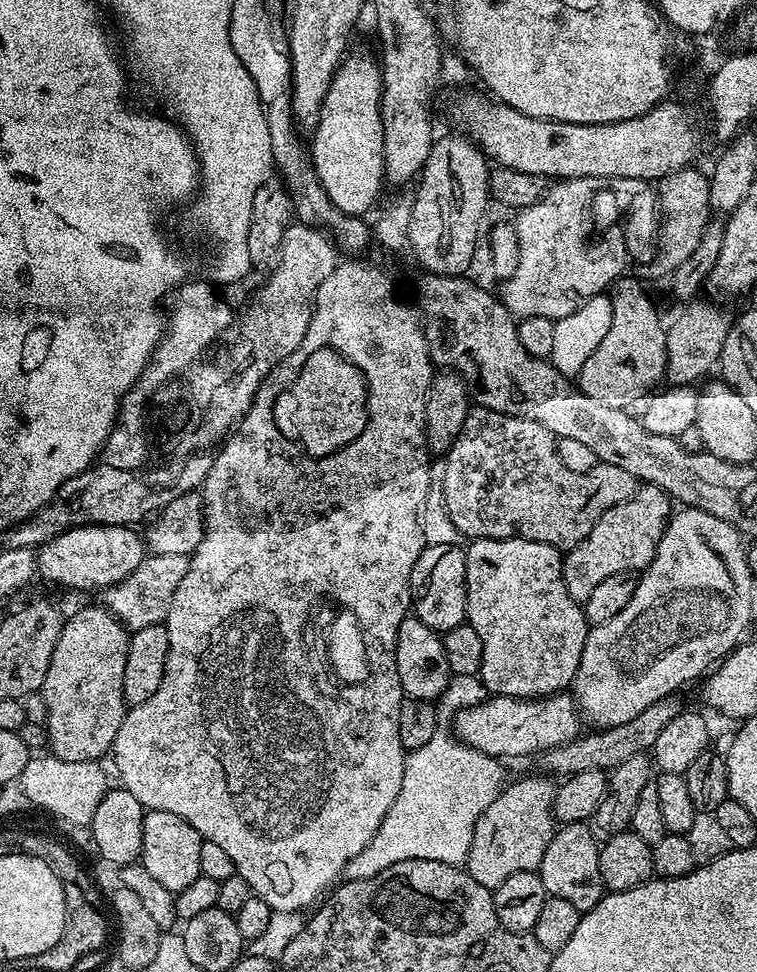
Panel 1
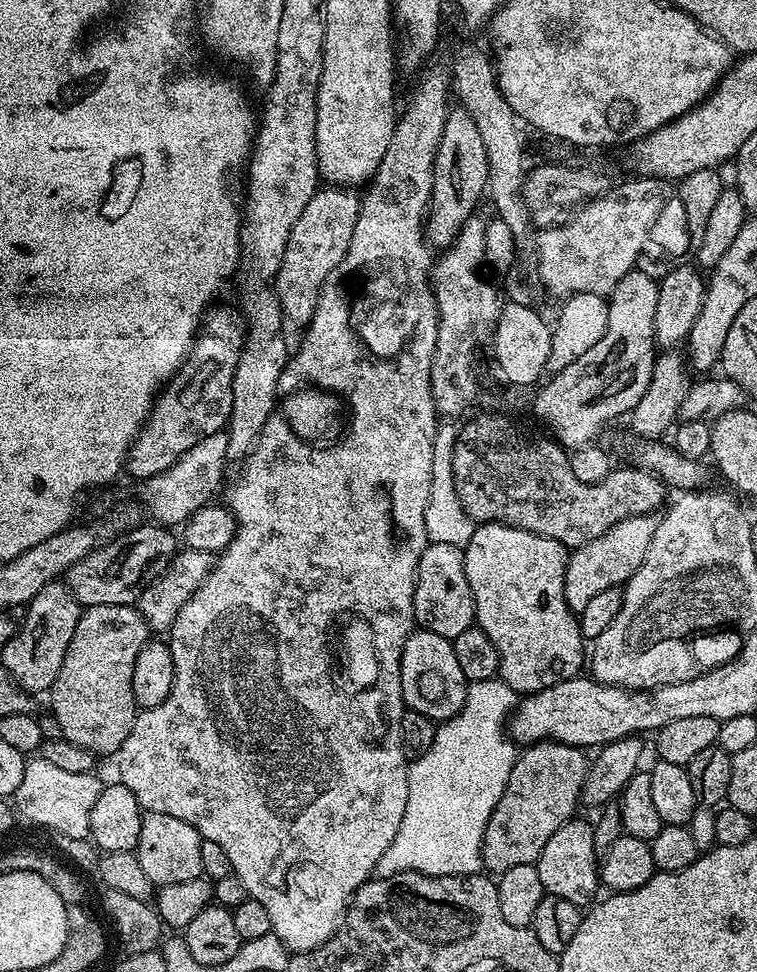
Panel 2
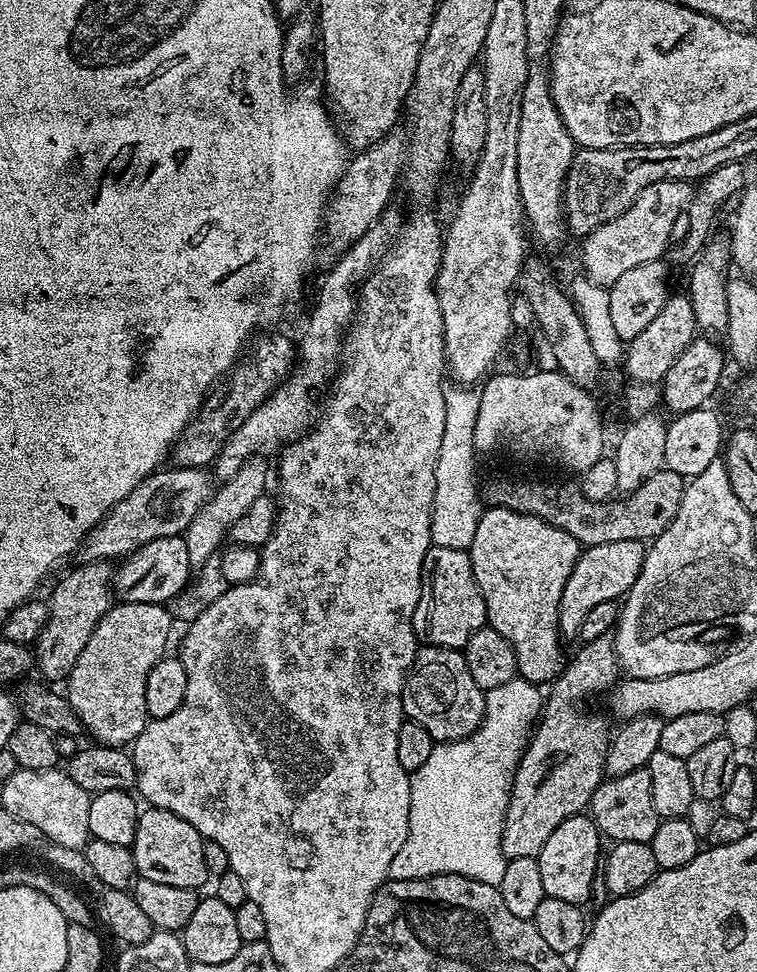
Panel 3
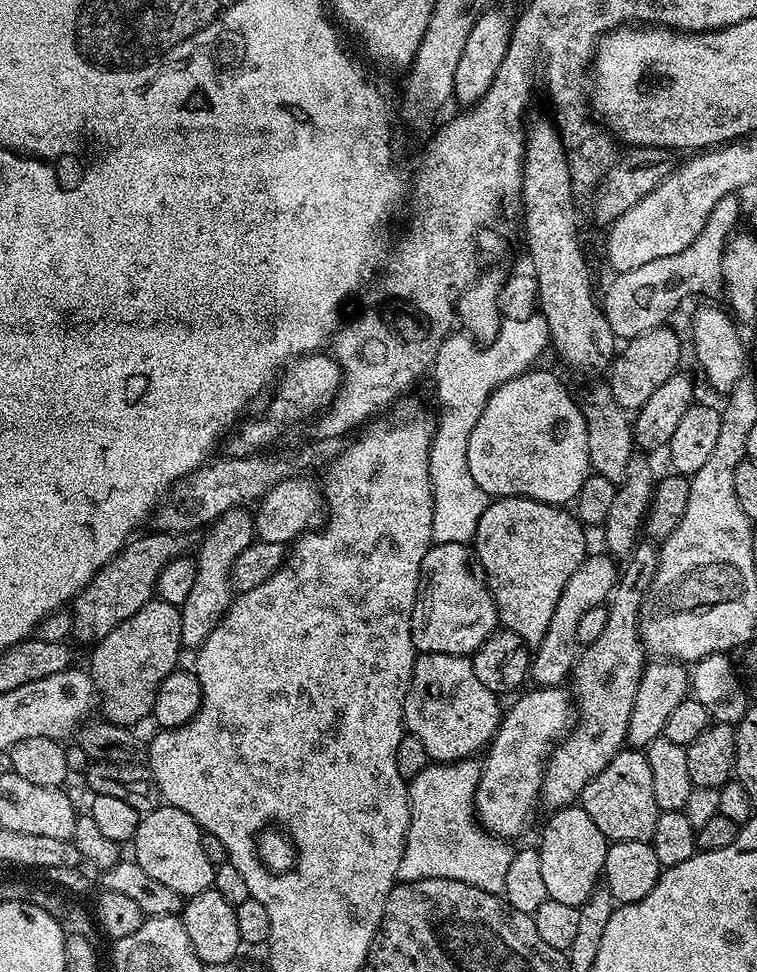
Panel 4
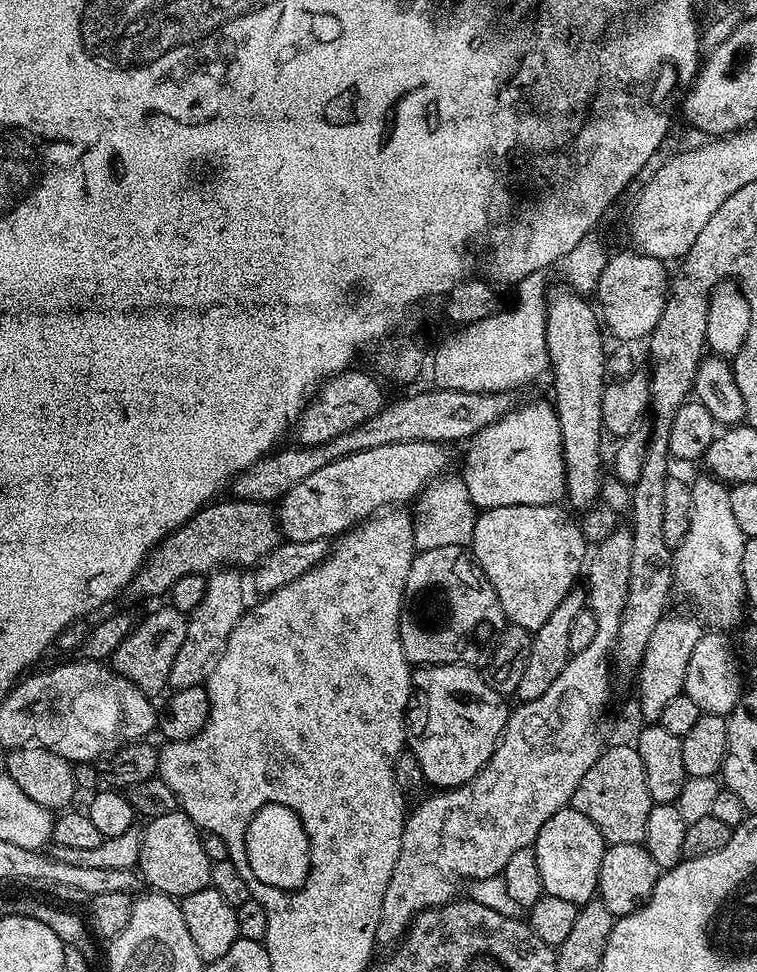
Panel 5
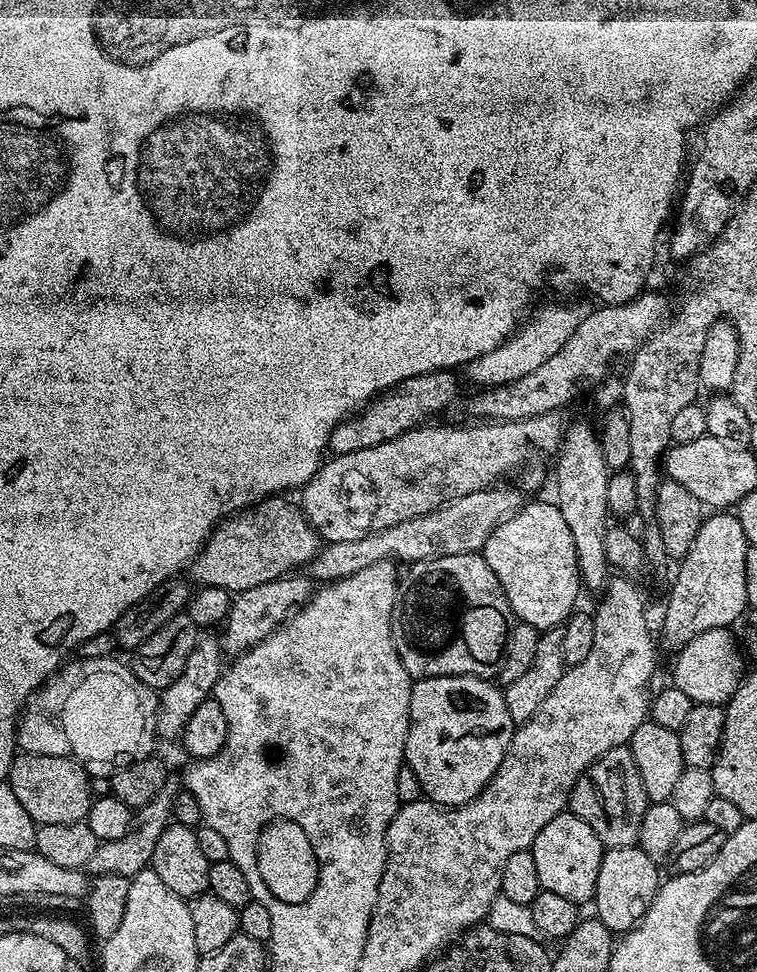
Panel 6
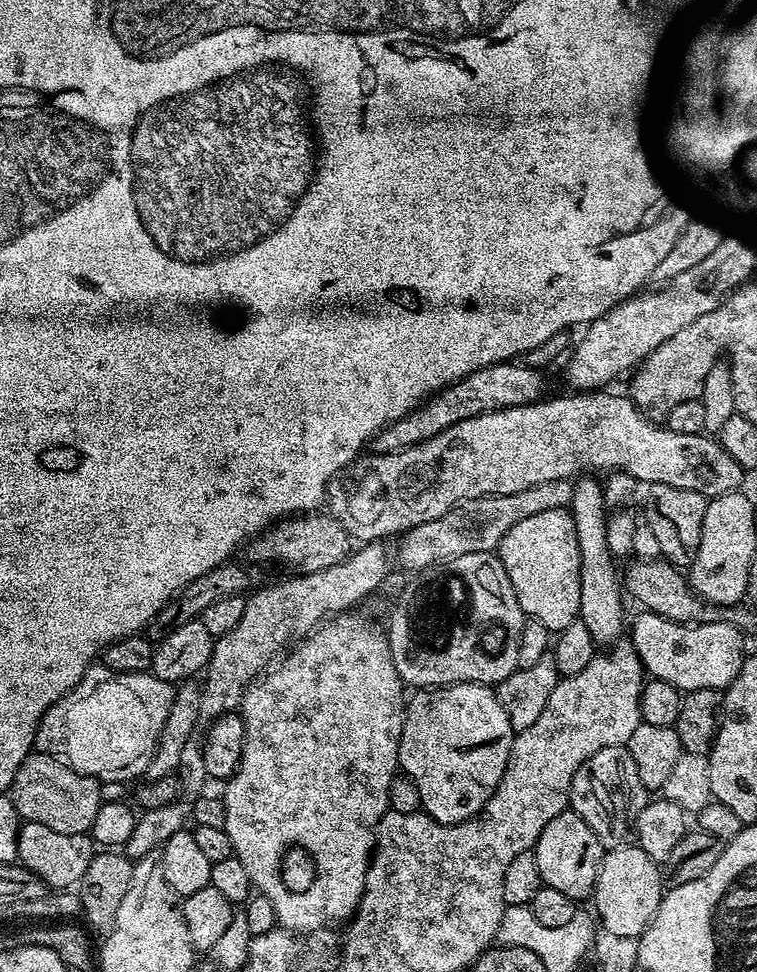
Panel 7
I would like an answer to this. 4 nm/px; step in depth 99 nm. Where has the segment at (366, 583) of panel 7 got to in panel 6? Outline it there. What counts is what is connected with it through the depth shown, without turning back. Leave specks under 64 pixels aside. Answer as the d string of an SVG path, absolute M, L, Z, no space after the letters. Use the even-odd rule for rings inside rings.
M289 574L274 582L262 582L251 590L233 595L232 608L222 625L222 648L229 657L241 656L248 649L262 642L274 629L280 627L297 608L308 603L314 584L307 575Z

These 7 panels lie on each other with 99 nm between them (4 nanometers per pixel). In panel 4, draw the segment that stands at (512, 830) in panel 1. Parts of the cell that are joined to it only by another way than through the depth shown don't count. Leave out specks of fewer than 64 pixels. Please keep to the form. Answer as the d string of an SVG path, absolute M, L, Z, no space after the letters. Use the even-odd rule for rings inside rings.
M640 542L632 549L630 555L623 561L622 571L619 573L616 587L606 601L608 617L602 634L594 638L594 642L587 645L577 655L576 664L572 668L570 677L571 695L574 697L574 708L578 719L558 746L551 749L544 766L544 781L540 784L540 794L543 803L549 804L549 809L566 808L575 805L580 799L582 790L594 777L625 747L630 726L630 710L634 710L634 698L638 695L638 682L644 673L646 653L640 642L640 607L650 590L650 582L660 565L660 553L657 545L652 542Z

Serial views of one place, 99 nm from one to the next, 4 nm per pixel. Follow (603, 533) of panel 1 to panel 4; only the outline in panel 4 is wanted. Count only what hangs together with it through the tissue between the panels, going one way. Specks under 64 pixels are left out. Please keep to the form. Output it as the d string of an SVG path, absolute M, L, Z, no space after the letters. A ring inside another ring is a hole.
M611 555L585 556L582 566L570 574L570 582L562 586L562 595L558 597L558 606L554 606L554 615L550 618L550 626L546 626L546 635L542 642L535 645L530 656L530 680L533 685L542 688L559 688L571 677L572 668L578 655L578 621L593 606L604 604L611 596L618 579L618 564Z

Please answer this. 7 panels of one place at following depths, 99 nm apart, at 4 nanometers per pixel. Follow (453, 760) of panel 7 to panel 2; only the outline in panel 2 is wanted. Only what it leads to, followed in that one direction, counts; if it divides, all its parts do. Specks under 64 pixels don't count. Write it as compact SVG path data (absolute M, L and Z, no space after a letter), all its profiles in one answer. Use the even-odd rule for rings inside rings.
M421 627L409 634L400 659L400 685L405 709L426 714L426 718L437 722L454 718L464 704L469 683L462 674L462 666L458 666L452 641Z

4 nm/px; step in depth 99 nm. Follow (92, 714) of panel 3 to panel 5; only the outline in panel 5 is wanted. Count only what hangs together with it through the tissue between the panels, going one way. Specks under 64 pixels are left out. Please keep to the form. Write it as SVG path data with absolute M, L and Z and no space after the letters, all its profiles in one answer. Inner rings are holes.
M171 606L152 612L144 621L137 623L132 633L124 639L122 646L114 650L110 658L111 667L119 676L125 676L134 686L144 692L155 694L168 688L170 666L174 666L174 658L178 650L182 650L182 638L186 638L188 616Z

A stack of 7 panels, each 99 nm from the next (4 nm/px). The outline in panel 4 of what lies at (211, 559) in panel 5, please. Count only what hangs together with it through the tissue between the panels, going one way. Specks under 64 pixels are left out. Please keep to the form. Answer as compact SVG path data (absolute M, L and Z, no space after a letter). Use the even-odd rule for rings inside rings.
M149 532L149 536L137 535L129 539L124 549L113 560L103 564L92 581L71 601L72 636L75 639L91 645L93 641L106 638L106 634L110 634L114 626L126 622L126 618L138 614L138 610L142 610L142 606L146 606L157 595L160 571L171 560L189 551L184 541L187 539L181 533Z

